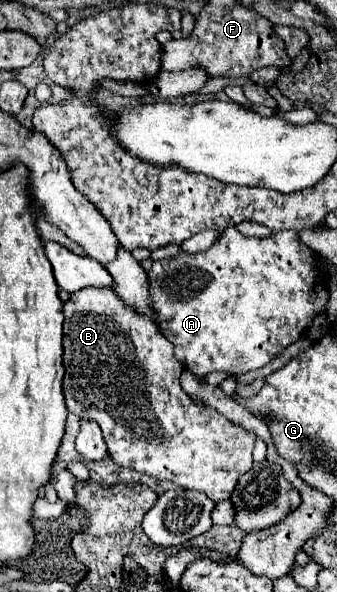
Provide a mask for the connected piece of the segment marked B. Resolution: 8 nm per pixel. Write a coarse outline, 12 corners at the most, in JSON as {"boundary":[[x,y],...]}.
{"boundary":[[65,302],[67,410],[123,468],[229,500],[255,434],[197,406],[149,316]]}

